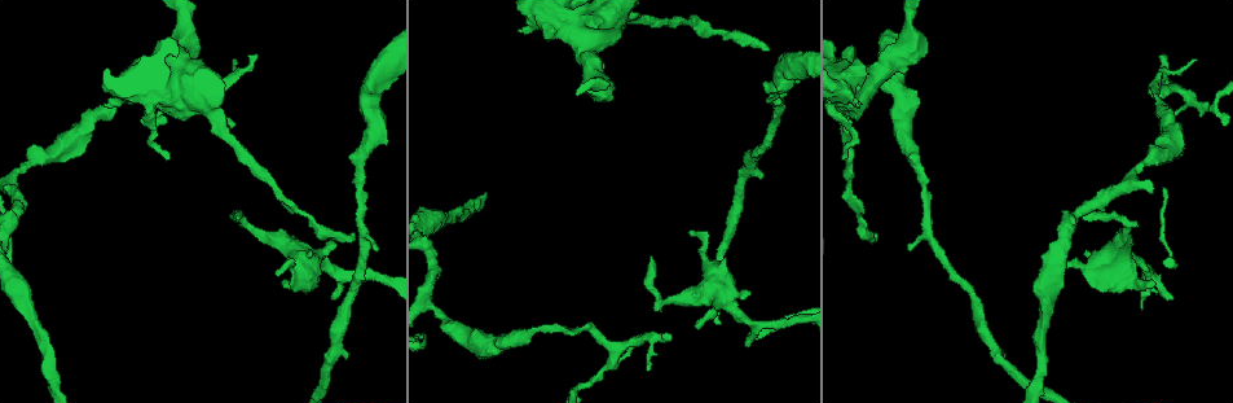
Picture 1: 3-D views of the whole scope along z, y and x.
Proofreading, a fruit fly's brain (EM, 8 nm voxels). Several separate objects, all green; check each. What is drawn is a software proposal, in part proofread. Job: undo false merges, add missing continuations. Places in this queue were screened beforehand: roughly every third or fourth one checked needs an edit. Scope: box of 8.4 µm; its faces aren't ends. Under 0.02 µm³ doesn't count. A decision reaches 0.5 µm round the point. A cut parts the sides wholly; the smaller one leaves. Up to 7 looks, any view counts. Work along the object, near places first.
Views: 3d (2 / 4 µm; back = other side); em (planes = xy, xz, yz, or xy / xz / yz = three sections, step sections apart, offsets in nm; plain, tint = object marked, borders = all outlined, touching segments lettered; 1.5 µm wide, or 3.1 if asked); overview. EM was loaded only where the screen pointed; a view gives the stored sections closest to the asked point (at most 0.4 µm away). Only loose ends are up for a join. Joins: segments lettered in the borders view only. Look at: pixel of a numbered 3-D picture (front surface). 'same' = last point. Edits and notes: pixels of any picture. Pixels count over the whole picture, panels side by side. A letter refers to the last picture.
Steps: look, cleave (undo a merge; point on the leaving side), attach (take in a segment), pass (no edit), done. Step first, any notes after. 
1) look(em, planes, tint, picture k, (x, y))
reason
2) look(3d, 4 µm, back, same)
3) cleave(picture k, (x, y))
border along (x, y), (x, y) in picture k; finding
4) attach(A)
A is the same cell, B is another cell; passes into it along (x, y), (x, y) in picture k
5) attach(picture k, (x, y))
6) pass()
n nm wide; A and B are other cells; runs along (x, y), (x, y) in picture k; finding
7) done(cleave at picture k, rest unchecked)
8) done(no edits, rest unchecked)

look(em, xy, step 8, tint, picture 1, (697, 329))
branch stops here

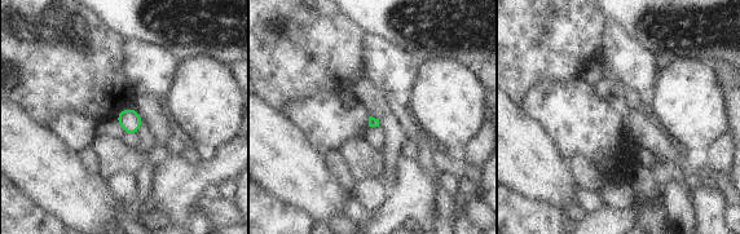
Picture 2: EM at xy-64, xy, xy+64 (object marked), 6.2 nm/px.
look(em, planes, borders, same)
another direction

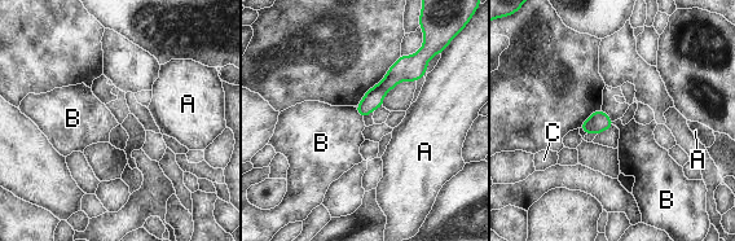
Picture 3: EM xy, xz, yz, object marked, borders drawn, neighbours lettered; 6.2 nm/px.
pass()
120 nm wide; B touches over 90 nm; A, B and C are other cells; none of them fits

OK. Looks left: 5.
look(em, xz, step 4, borders, picture 1, (1196, 59))

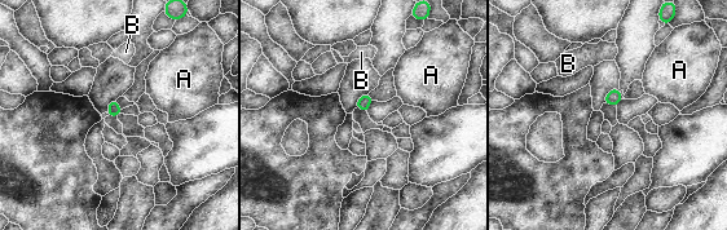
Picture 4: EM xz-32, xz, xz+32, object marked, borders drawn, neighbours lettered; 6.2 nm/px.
look(em, planes, borders, same)
another direction

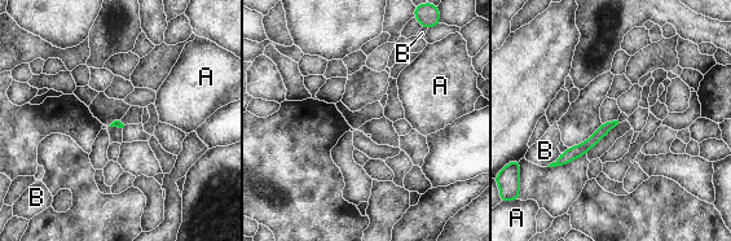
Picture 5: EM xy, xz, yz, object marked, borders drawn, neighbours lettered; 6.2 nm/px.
pass()
B touches over 130 nm; A and B are other cells; runs along (611, 125), (584, 148), (559, 162) in picture 5; no lettered segment goes on from it

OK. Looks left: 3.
look(em, xy, step 4, borders, picture 1, (105, 106))
free end

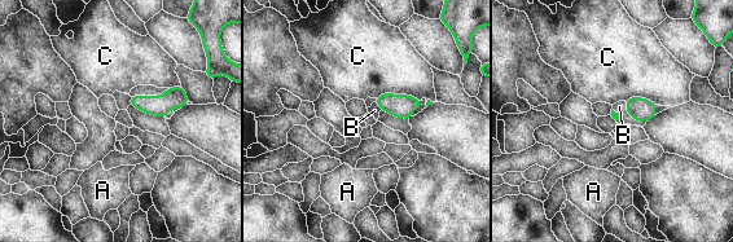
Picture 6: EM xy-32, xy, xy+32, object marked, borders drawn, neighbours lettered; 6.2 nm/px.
attach(B)
B is the same cell, A and C are other cells; passes into it along (640, 109), (631, 117), (619, 106) in picture 6; it goes on there

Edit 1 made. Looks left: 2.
done(attach at picture 6, rest unchecked)

